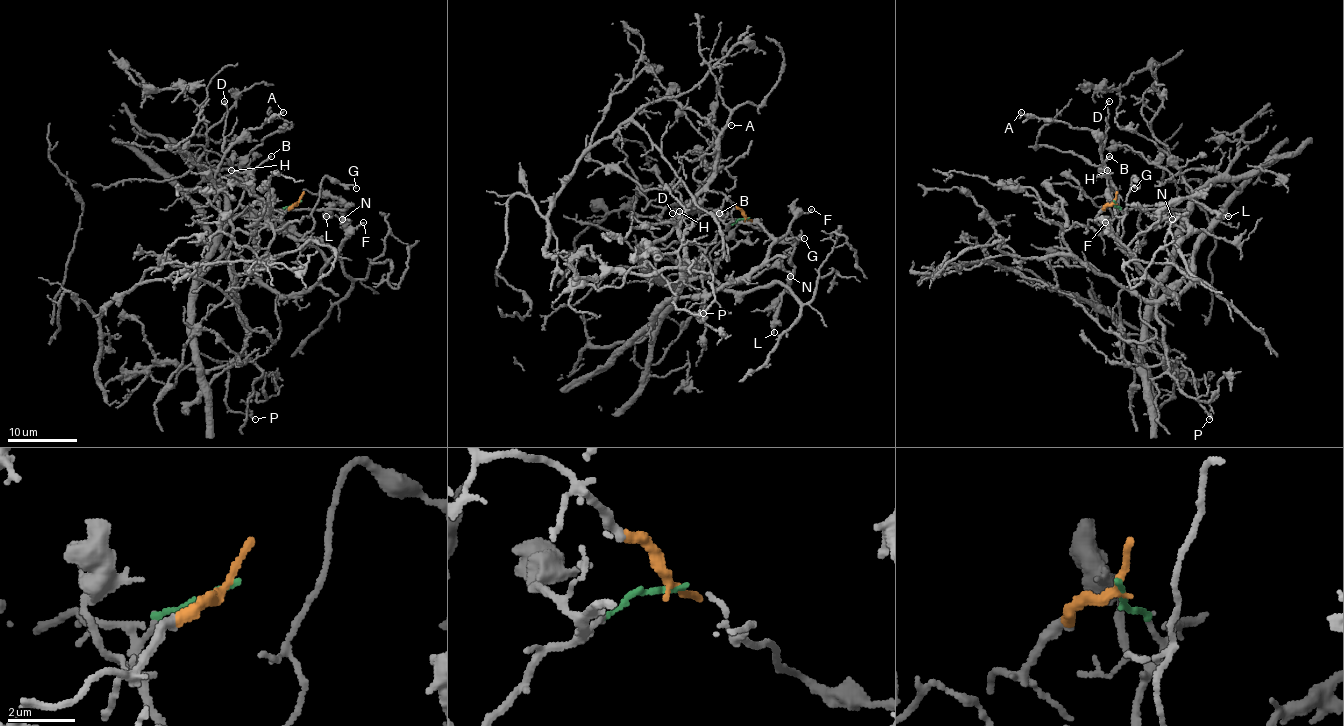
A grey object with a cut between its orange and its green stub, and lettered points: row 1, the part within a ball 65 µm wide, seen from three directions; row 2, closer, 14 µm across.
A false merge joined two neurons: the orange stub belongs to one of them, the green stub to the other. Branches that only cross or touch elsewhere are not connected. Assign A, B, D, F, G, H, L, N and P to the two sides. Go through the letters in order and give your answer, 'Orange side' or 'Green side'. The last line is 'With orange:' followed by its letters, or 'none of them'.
A: Orange side
B: Orange side
D: Orange side
F: Green side
G: Green side
H: Orange side
L: Green side
N: Green side
P: Orange side
With orange: A, B, D, H, P

